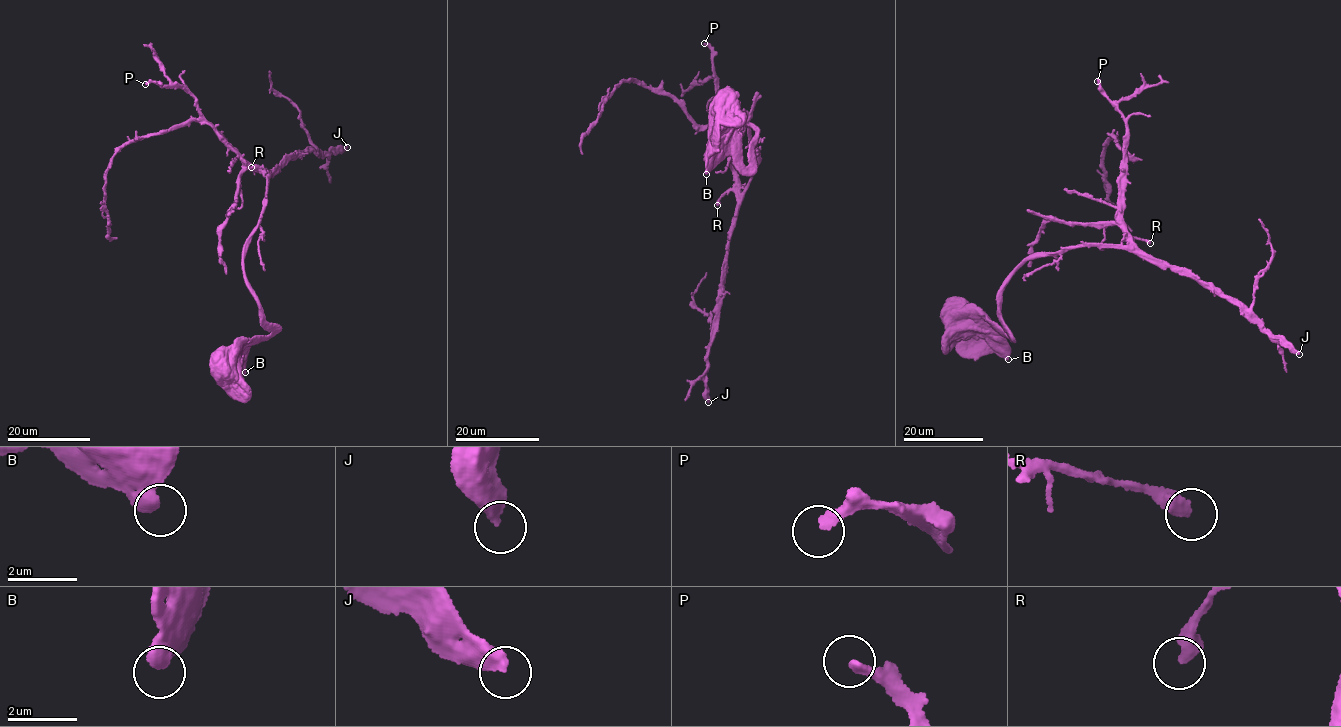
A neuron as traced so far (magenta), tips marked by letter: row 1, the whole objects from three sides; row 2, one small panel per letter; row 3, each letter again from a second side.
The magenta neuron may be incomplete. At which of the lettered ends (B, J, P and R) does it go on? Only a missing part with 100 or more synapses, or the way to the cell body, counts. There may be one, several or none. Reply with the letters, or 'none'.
J

